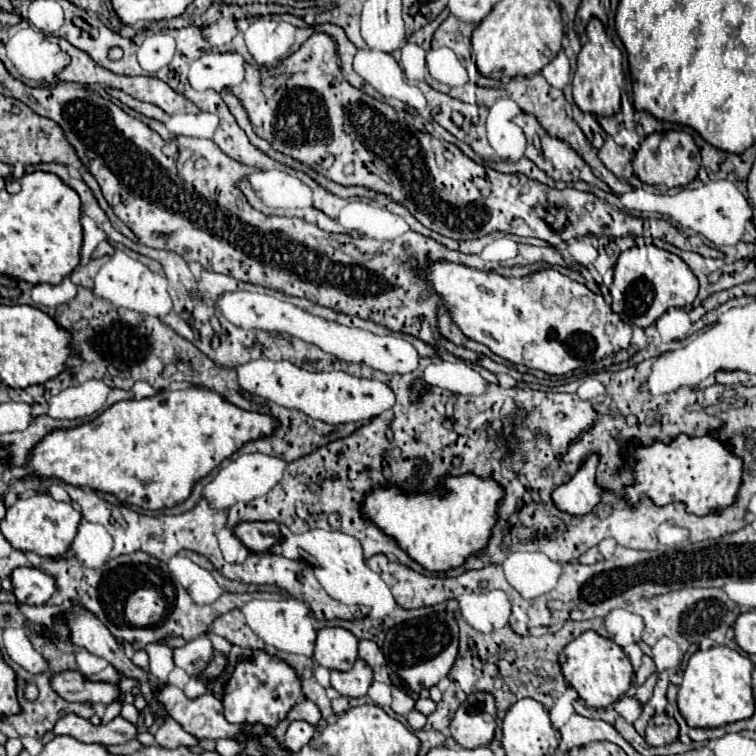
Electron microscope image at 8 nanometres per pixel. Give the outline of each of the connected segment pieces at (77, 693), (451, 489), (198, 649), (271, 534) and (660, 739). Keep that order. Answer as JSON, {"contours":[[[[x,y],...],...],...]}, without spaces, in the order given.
{"contours":[[[[60,671],[50,679],[50,685],[66,701],[108,705],[118,699],[118,685],[84,681],[84,675],[80,671]]],[[[474,473],[464,475],[444,475],[438,483],[438,489],[430,491],[404,491],[402,487],[372,487],[364,503],[360,507],[360,513],[364,519],[372,521],[382,533],[392,537],[400,549],[404,549],[418,565],[422,565],[428,571],[444,573],[454,567],[460,567],[470,555],[480,553],[486,549],[488,539],[492,537],[492,527],[498,521],[498,505],[504,499],[504,487],[496,483],[492,477],[478,477]]],[[[204,635],[200,639],[188,641],[180,649],[174,649],[174,663],[176,663],[176,667],[184,669],[188,675],[202,679],[198,673],[200,673],[200,669],[204,669],[204,665],[208,665],[208,657],[212,657],[212,651],[214,651],[214,647],[212,647],[210,639]]],[[[248,521],[234,527],[234,535],[254,553],[266,553],[278,543],[278,525],[272,521]]],[[[656,715],[648,721],[646,727],[646,741],[648,745],[660,747],[674,743],[678,739],[678,723],[668,715]]]]}

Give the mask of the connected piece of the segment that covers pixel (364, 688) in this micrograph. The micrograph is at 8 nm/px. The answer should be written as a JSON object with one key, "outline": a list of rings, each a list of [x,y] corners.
{"outline":[[[358,659],[348,673],[332,671],[330,675],[330,685],[344,697],[364,697],[368,693],[370,683],[372,669],[362,659]]]}

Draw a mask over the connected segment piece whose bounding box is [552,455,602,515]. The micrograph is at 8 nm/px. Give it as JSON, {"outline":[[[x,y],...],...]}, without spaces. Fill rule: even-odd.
{"outline":[[[592,455],[586,459],[586,463],[578,469],[578,473],[560,489],[554,491],[552,499],[560,511],[566,511],[570,515],[584,515],[594,509],[594,505],[600,503],[600,493],[602,489],[596,485],[594,475],[596,475],[596,465],[598,457]],[[568,501],[568,505],[564,505]]]}

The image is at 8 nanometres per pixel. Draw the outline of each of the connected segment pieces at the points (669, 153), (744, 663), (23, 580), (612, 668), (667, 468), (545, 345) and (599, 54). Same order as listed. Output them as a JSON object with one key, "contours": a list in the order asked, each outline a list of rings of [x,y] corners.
{"contours":[[[[666,131],[666,133],[652,133],[648,135],[634,161],[634,173],[642,183],[648,185],[664,185],[664,187],[682,187],[688,185],[700,169],[700,151],[694,143],[694,139],[686,131]]],[[[714,645],[706,651],[696,651],[684,669],[678,689],[678,709],[690,727],[716,729],[726,723],[748,719],[754,713],[752,697],[752,669],[748,657],[726,645]]],[[[18,567],[10,575],[12,593],[18,603],[24,605],[44,605],[56,591],[56,583],[50,575],[42,573],[36,567]]],[[[594,631],[582,633],[576,641],[568,643],[560,655],[560,665],[566,681],[578,691],[586,705],[594,709],[608,707],[616,699],[620,699],[630,689],[634,677],[632,663],[628,661],[624,651],[614,641],[608,641]]],[[[680,435],[670,445],[654,443],[652,447],[640,447],[634,451],[636,469],[634,485],[626,489],[626,497],[632,505],[638,503],[642,495],[648,495],[656,505],[666,505],[672,501],[682,501],[688,513],[708,515],[720,507],[726,507],[734,501],[738,485],[742,479],[742,461],[732,455],[732,449],[726,447],[716,435],[706,437],[684,437]]],[[[438,261],[432,263],[426,271],[418,273],[432,283],[434,291],[442,295],[442,301],[454,307],[450,311],[452,321],[466,337],[486,345],[492,353],[514,365],[526,365],[528,369],[538,369],[548,375],[564,375],[584,367],[584,363],[592,363],[626,349],[632,339],[632,327],[620,321],[620,317],[600,295],[594,295],[582,283],[576,283],[554,269],[544,269],[534,275],[512,279],[456,263]]],[[[592,19],[586,27],[588,43],[578,53],[578,67],[572,79],[572,95],[574,103],[584,113],[592,113],[596,117],[610,117],[620,111],[620,95],[624,89],[624,71],[622,71],[622,53],[606,35],[602,23]]]]}

